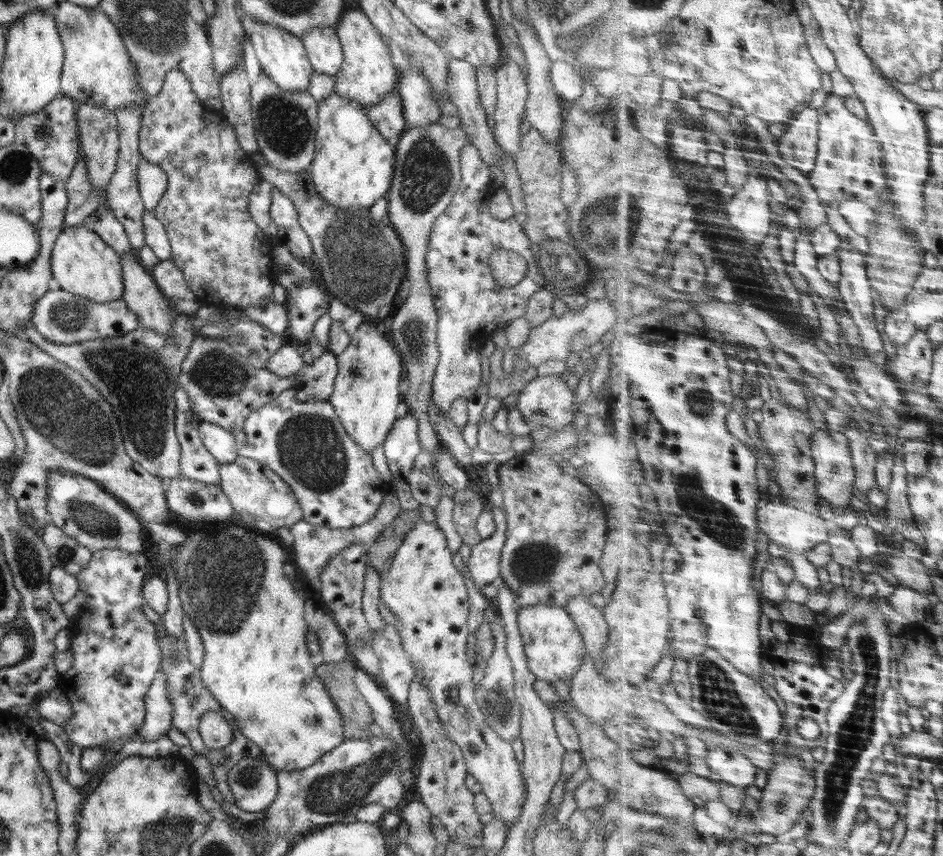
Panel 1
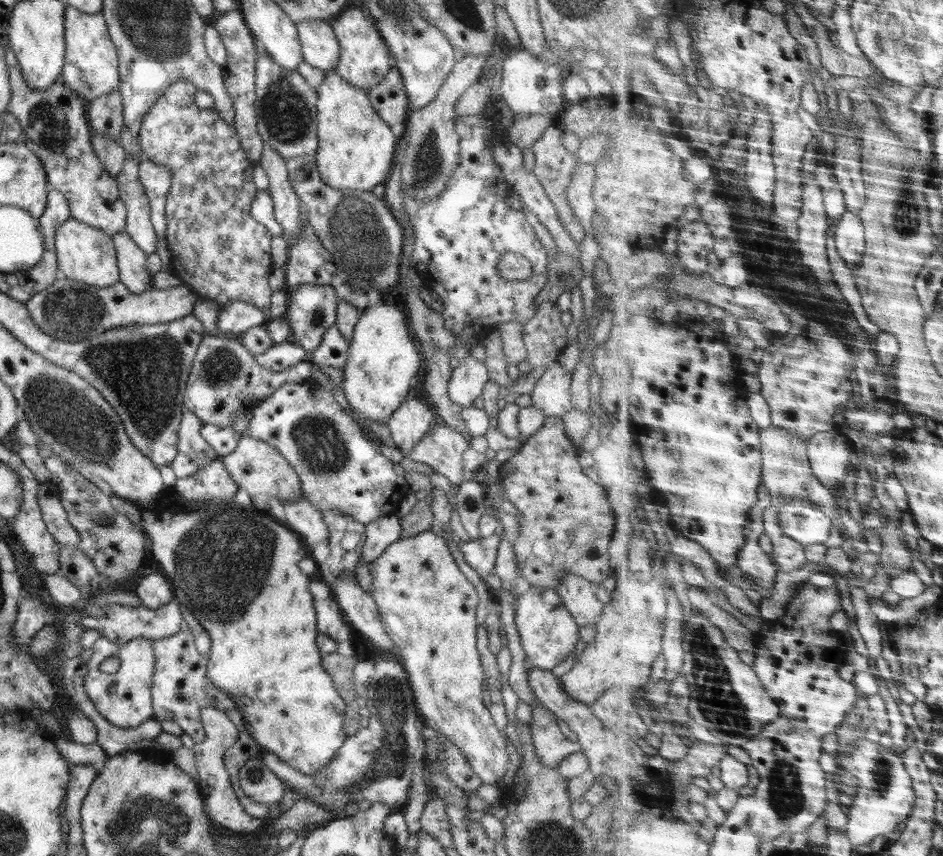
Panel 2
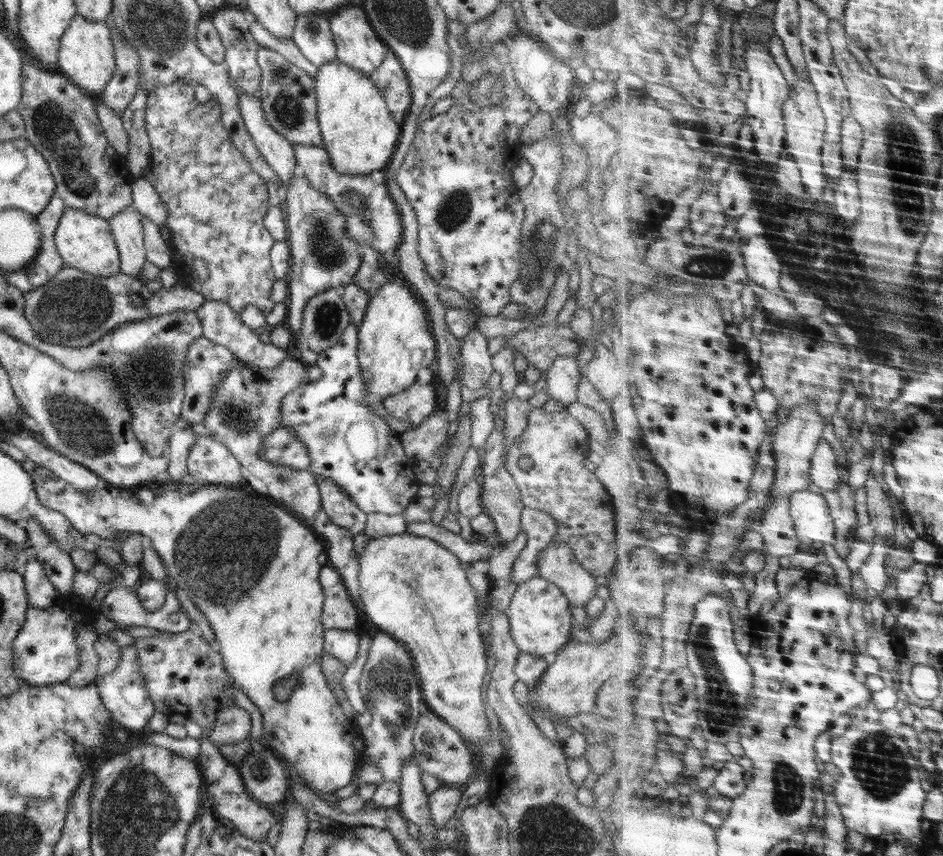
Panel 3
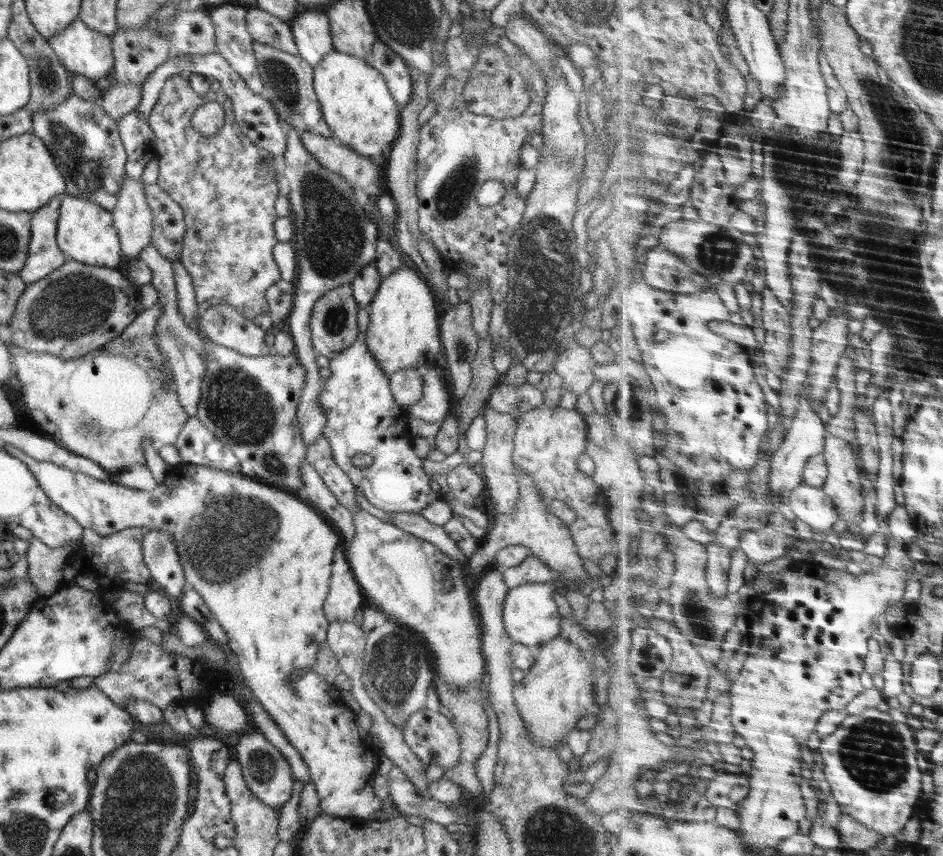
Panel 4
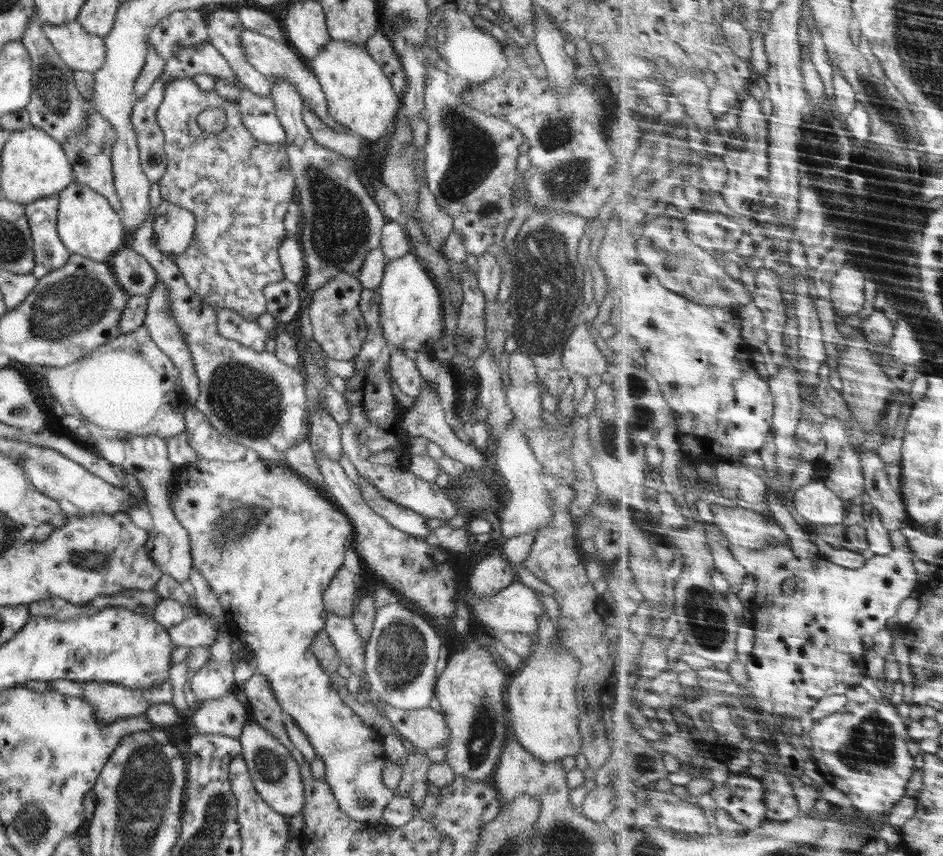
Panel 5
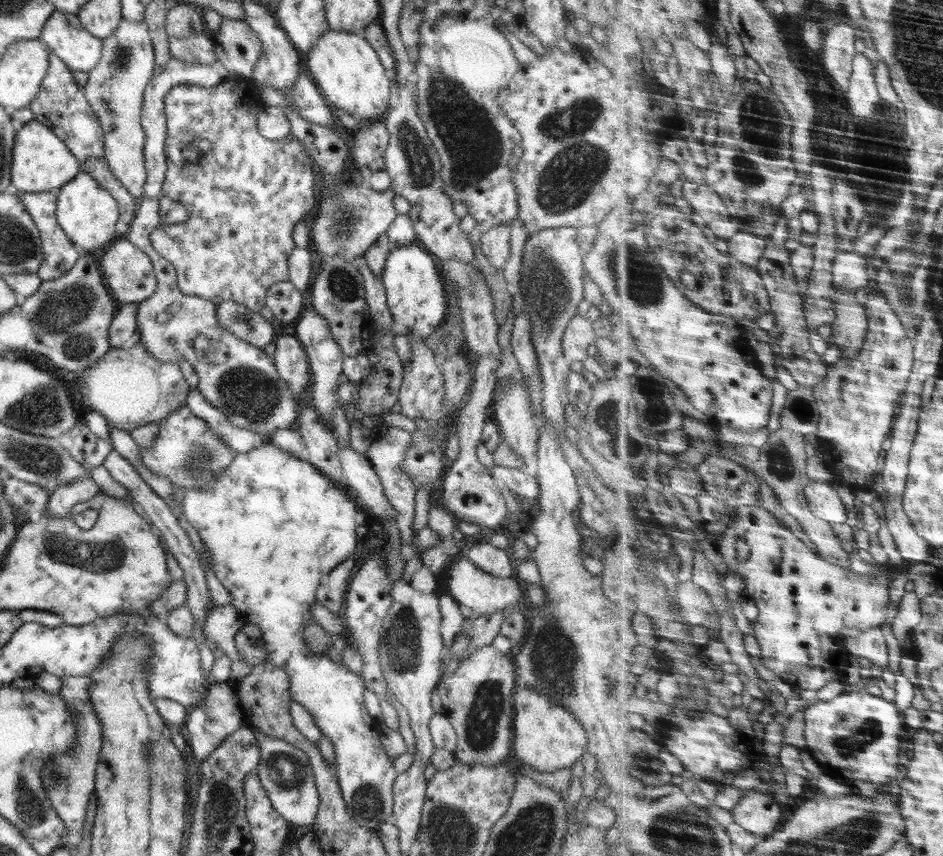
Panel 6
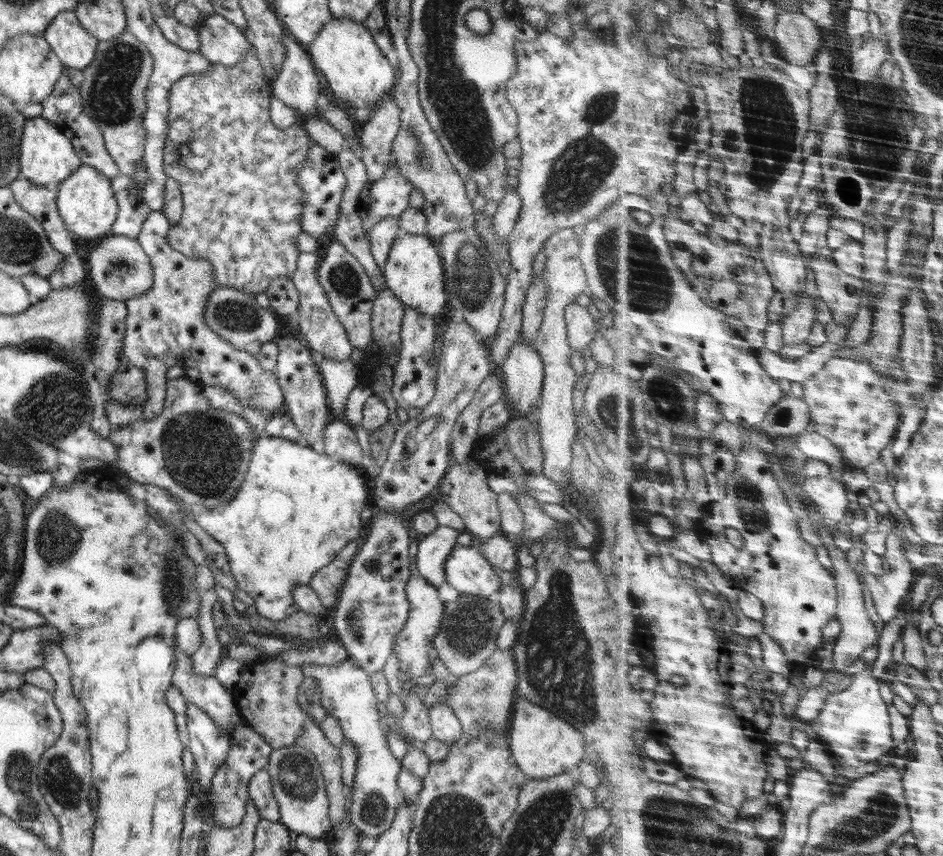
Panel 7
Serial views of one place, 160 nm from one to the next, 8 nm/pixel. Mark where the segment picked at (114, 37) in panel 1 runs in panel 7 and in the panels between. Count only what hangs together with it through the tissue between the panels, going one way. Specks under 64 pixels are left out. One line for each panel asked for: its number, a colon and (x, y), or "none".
2: (91, 68)
3: (86, 53)
4: (81, 50)
5: (80, 50)
6: (63, 34)
7: (75, 48)

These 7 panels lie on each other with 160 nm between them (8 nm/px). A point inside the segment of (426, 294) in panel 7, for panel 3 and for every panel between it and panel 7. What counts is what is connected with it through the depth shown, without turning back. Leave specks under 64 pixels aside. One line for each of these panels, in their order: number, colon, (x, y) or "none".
3: (395, 341)
4: (403, 332)
5: (411, 318)
6: (414, 287)

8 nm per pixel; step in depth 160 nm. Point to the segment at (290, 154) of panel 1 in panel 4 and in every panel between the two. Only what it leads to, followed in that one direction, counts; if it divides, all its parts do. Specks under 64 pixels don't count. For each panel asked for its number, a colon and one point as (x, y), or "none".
2: (286, 115)
3: (288, 96)
4: (288, 79)

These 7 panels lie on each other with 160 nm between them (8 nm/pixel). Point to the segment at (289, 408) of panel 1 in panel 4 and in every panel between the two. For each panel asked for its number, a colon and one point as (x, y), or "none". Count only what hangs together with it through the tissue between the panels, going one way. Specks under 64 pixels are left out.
2: (339, 468)
3: (350, 444)
4: (362, 416)

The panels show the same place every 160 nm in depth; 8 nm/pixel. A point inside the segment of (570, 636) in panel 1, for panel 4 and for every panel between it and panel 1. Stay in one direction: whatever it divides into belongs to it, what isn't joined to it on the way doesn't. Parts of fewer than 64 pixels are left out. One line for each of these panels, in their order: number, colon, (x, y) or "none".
2: (548, 634)
3: (539, 617)
4: (531, 617)

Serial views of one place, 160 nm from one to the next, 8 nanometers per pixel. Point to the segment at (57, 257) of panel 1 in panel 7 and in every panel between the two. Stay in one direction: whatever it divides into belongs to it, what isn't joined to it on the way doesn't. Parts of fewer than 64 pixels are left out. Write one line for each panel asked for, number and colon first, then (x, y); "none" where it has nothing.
2: (84, 253)
3: (84, 241)
4: (85, 231)
5: (87, 225)
6: (87, 213)
7: (85, 200)

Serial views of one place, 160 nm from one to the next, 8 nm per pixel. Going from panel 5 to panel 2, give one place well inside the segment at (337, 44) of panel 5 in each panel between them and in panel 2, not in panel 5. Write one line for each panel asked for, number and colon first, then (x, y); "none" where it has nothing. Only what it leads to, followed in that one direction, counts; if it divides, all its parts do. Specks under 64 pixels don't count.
2: (355, 149)
3: (359, 133)
4: (356, 104)

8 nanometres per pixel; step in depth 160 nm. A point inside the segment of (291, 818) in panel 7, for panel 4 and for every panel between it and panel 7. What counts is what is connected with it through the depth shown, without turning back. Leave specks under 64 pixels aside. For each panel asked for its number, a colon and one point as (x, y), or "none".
4: (267, 773)
5: (276, 775)
6: (285, 772)

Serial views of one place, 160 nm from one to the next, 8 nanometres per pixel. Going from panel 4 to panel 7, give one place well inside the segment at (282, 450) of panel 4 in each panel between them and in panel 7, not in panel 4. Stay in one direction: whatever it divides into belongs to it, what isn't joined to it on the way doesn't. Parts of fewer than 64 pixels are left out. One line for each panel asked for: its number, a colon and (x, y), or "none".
5: (253, 398)
6: (241, 381)
7: (166, 326)

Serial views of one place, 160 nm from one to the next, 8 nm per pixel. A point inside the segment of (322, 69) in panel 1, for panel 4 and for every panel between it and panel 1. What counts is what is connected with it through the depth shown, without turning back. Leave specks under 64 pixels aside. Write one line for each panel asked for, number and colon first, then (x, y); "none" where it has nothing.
2: (320, 47)
3: (312, 35)
4: (310, 29)

